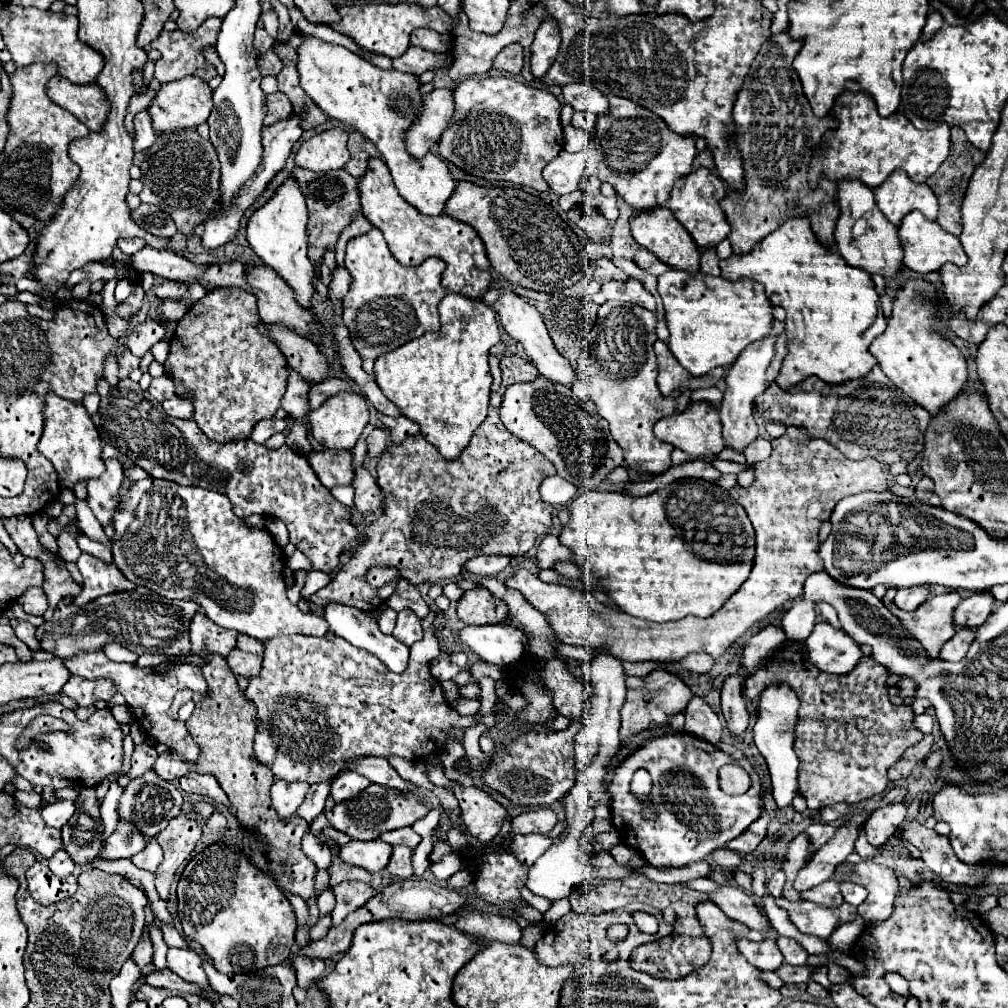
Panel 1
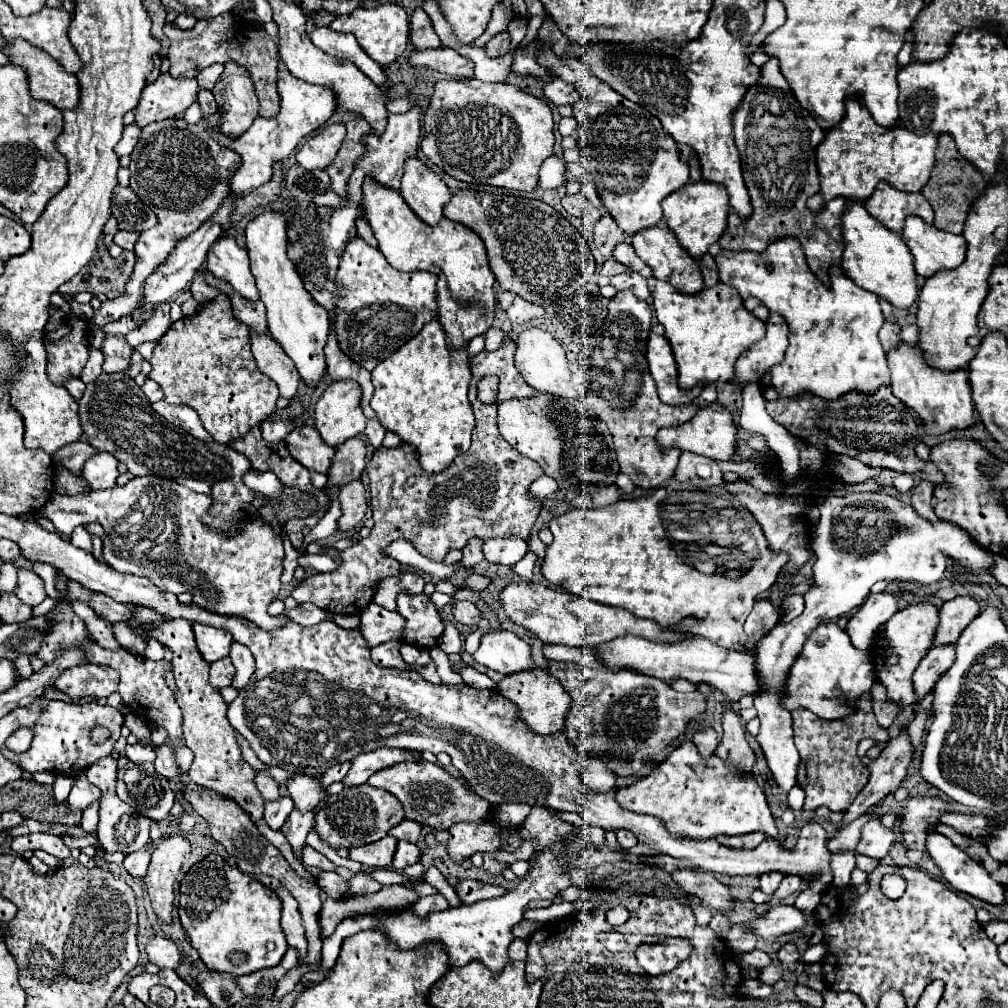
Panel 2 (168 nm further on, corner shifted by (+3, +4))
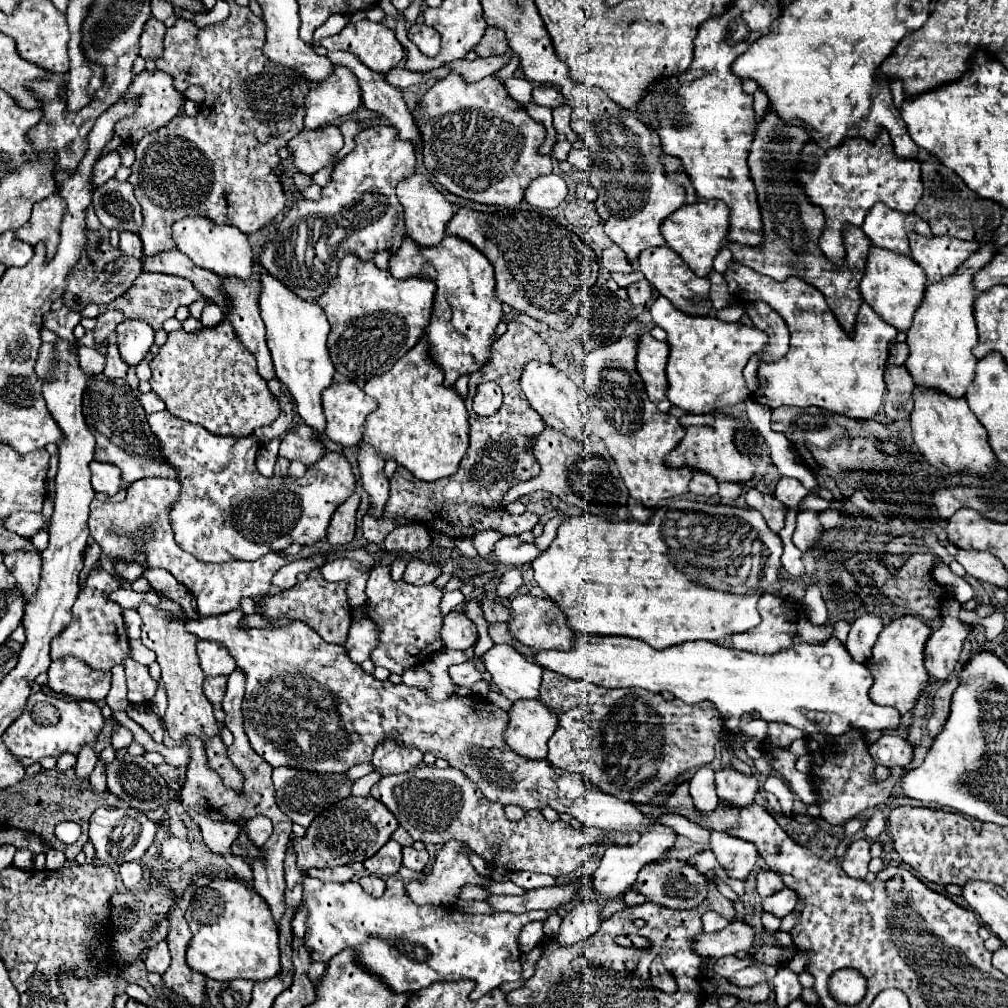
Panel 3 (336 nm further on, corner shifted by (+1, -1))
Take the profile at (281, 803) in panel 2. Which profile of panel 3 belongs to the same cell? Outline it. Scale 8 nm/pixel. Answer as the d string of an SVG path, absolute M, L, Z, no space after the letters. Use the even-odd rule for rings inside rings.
M253 817L251 821L247 821L243 825L243 831L245 835L249 837L249 841L255 845L255 847L261 847L263 841L267 841L267 837L271 835L271 821L267 821L267 817Z

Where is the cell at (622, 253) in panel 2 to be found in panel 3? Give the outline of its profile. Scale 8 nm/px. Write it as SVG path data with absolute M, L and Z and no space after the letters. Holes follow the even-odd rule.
M611 245L607 249L603 249L603 267L609 271L619 271L619 273L631 273L635 267L627 261L625 253L619 249L619 245Z

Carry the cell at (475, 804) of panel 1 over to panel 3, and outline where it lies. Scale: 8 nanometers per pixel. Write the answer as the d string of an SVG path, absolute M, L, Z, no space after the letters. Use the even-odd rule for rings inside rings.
M449 841L435 857L435 865L431 865L431 871L425 873L425 879L421 881L409 881L407 883L407 895L411 897L413 903L417 905L455 905L457 899L459 899L459 893L465 885L481 885L481 887L487 887L491 877L483 877L479 875L469 857L467 857L467 847L465 845L459 845L459 841Z

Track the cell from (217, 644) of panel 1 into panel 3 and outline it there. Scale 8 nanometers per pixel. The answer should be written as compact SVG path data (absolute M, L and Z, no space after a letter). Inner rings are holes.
M199 641L197 643L197 653L201 659L201 669L205 675L231 675L235 671L235 661L231 661L231 655L223 645L215 641Z

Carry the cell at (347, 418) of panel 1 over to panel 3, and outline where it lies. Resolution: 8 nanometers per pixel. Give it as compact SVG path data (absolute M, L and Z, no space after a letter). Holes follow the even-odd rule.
M345 381L327 387L321 393L321 405L327 419L327 437L333 443L351 447L361 441L365 419L375 411L377 401L359 385Z

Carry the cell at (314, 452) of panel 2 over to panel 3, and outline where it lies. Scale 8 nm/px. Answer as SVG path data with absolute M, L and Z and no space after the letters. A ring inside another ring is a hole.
M297 423L291 427L291 431L285 433L285 437L281 439L281 449L279 455L287 457L289 461L301 461L307 467L313 465L315 461L319 461L319 457L323 457L323 443L313 439L313 433L307 425Z

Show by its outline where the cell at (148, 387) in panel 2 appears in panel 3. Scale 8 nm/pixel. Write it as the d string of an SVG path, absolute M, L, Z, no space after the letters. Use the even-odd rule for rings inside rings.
M149 391L149 393L145 393L145 395L139 395L139 401L141 401L141 405L143 405L143 409L145 409L145 413L149 415L149 413L155 413L155 411L163 411L165 409L165 405L163 405L163 401L159 399L159 395L157 393L153 393L153 391Z

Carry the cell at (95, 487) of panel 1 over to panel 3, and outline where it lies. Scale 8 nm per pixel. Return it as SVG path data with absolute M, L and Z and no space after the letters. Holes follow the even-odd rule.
M91 461L91 485L97 493L115 495L121 489L121 471L117 465Z

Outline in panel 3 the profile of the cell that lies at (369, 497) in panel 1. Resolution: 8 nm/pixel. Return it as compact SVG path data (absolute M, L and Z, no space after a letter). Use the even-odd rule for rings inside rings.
M353 493L347 501L337 507L337 513L331 517L331 525L327 529L327 541L335 545L347 545L355 535L355 511L359 507L359 495Z

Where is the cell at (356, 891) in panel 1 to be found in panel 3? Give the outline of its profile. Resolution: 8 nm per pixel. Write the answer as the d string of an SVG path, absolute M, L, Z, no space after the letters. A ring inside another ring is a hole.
M365 875L359 879L359 885L363 887L365 893L373 895L373 897L381 897L385 893L385 881L379 879L379 877L373 877L373 875Z

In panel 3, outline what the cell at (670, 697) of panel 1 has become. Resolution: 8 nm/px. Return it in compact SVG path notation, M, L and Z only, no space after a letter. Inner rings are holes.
M543 671L539 701L557 715L557 729L549 739L547 761L567 773L579 773L593 787L633 805L657 805L657 795L681 773L713 761L723 727L721 713L710 701L689 705L679 699L665 701L659 693L643 689L603 689Z

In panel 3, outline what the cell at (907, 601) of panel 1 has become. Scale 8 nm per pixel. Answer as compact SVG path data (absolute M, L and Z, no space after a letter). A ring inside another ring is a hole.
M863 615L851 625L851 631L847 637L847 643L849 643L847 651L853 661L865 663L871 657L871 649L881 629L883 629L883 621L877 615Z

